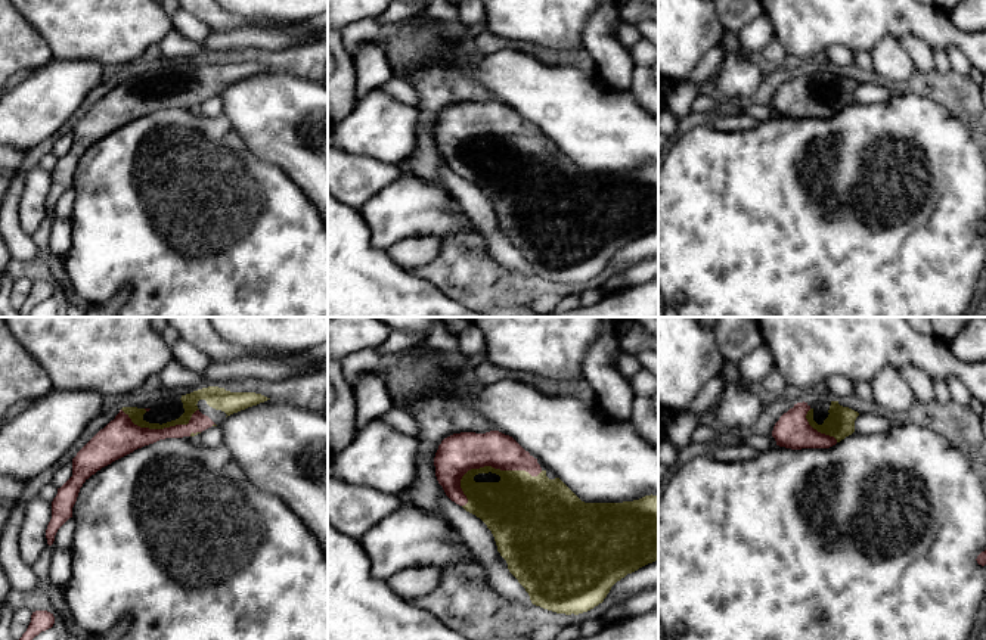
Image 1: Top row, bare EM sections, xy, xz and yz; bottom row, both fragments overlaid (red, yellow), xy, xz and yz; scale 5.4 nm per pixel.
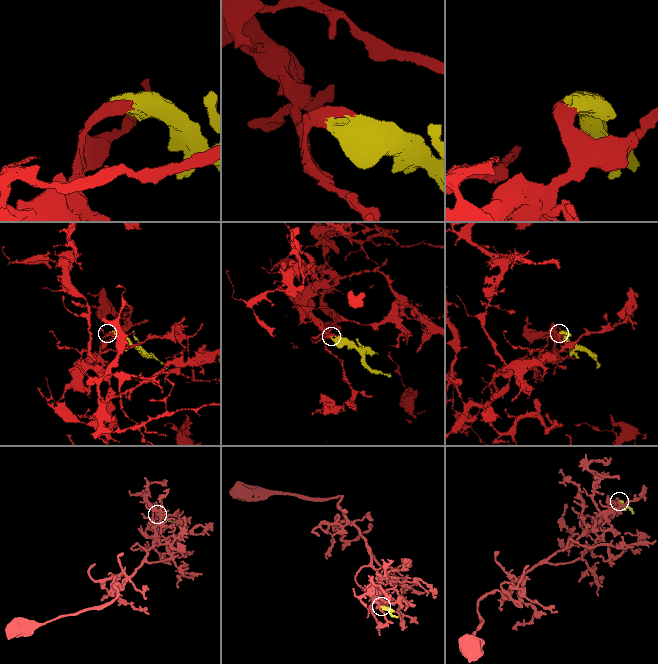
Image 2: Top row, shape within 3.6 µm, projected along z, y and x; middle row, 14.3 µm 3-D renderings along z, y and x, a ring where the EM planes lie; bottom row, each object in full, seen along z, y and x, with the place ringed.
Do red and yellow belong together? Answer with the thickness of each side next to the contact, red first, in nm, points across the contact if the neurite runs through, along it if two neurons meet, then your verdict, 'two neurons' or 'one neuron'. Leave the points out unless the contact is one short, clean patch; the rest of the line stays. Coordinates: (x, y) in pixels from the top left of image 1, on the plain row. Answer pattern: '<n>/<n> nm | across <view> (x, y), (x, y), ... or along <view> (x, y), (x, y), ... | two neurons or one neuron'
220/300 nm | one neuron

